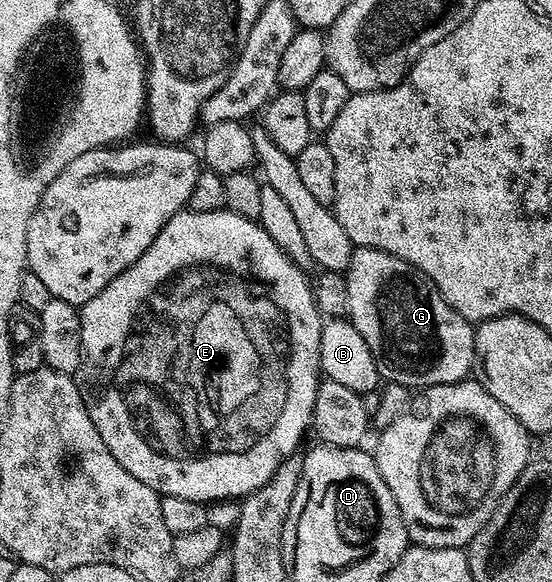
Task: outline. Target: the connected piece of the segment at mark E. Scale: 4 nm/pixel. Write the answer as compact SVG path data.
M226 207L212 212L177 212L153 238L149 250L125 269L120 276L113 278L97 298L82 305L81 346L83 361L77 373L79 393L97 426L97 434L109 446L109 454L133 474L145 486L149 486L160 496L193 498L204 502L227 500L230 496L242 498L253 490L265 486L273 478L273 470L285 462L285 458L300 451L299 443L311 428L313 404L317 402L317 390L321 373L319 355L321 354L321 330L325 320L319 315L315 305L312 281L307 281L308 273L299 268L283 252L277 242L259 225L258 220L250 220Z

